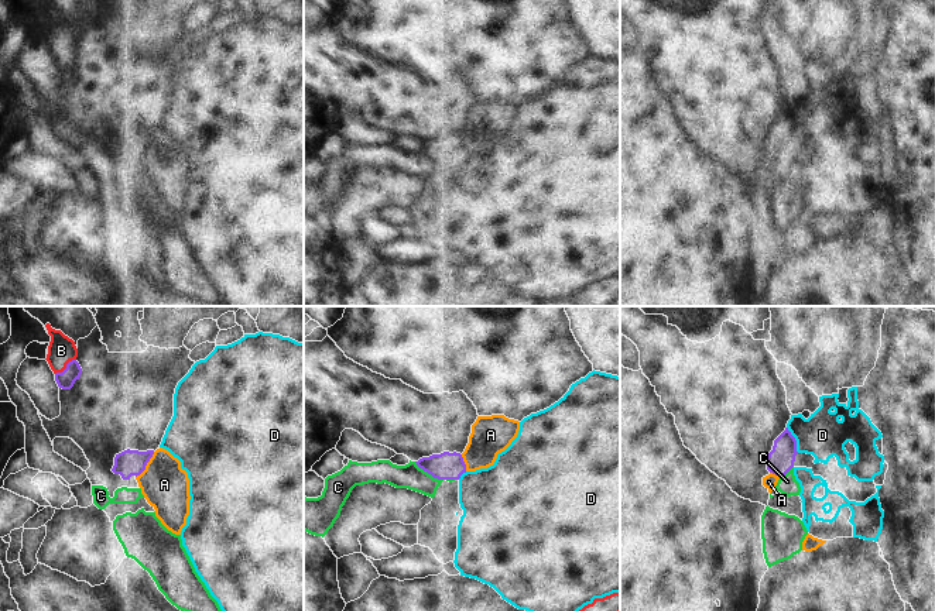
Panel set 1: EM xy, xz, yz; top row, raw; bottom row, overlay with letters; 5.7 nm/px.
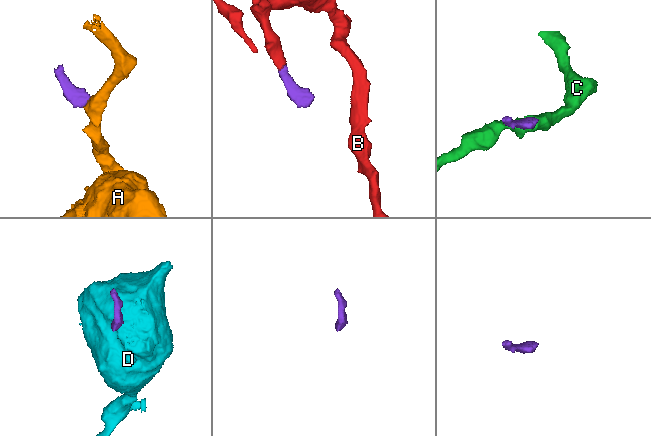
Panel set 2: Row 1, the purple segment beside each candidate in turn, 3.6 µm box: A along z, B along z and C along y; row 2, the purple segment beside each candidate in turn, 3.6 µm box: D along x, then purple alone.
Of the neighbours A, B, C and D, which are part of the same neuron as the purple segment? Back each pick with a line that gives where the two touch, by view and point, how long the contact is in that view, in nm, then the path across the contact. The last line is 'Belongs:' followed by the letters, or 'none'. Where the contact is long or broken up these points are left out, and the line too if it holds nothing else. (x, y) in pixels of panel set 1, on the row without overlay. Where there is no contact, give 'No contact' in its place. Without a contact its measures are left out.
B: Touches purple at xy (67, 51). Shared border 150 nm. Path across: xy (65, 64), (67, 51), (62, 45), (61, 34)
Belongs: B

